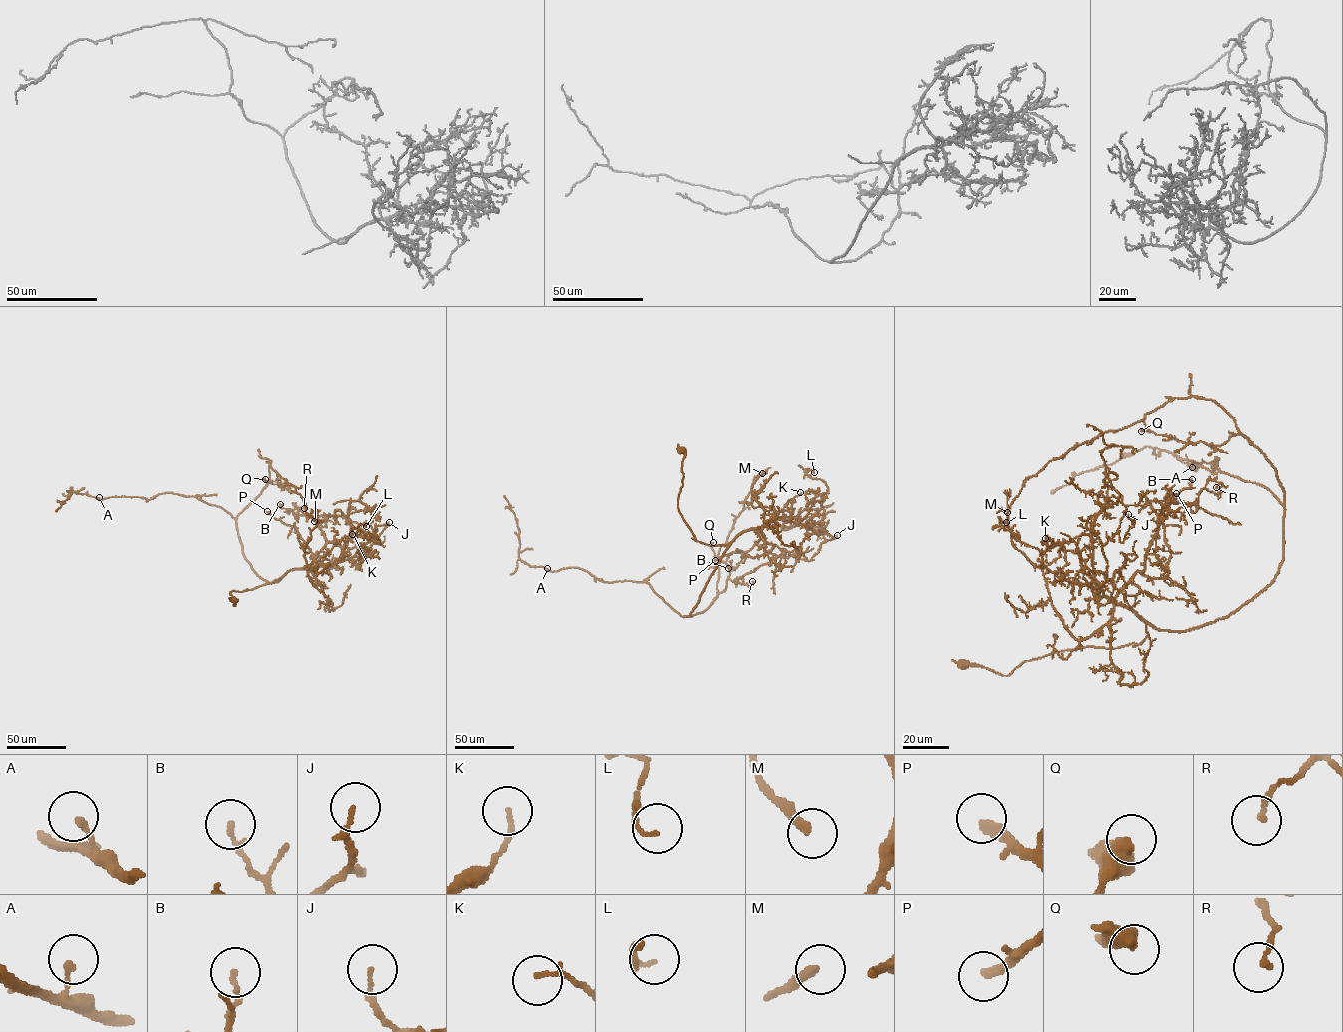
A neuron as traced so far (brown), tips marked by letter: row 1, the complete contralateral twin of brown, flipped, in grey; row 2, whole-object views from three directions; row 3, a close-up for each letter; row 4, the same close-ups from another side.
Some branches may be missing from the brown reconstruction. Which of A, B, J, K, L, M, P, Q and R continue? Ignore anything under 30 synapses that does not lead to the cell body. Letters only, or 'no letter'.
P

